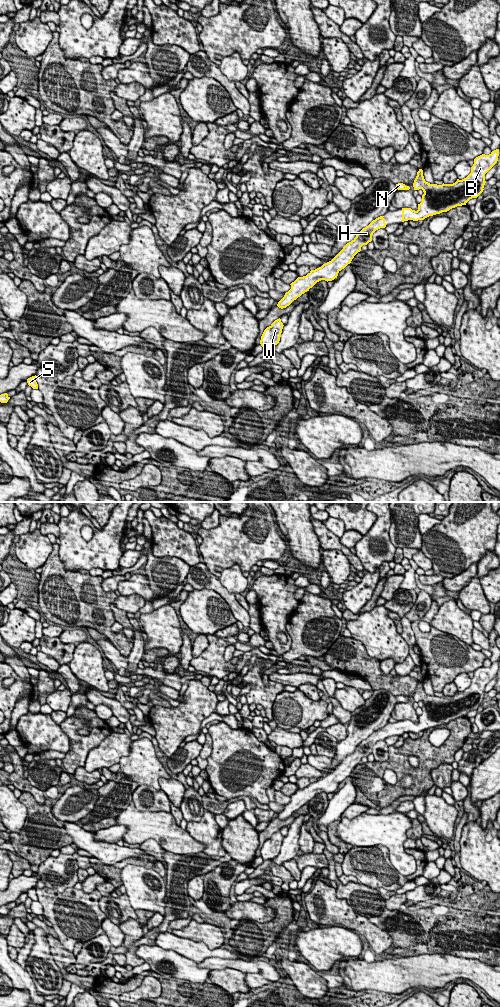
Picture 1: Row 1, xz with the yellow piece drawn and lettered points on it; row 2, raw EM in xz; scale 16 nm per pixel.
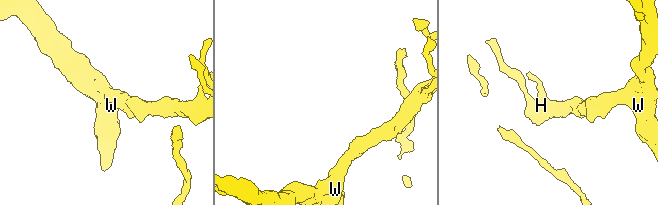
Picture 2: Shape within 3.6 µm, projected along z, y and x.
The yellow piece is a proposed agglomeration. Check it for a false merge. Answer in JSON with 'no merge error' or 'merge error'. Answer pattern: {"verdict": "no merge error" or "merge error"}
{"verdict": "no merge error"}

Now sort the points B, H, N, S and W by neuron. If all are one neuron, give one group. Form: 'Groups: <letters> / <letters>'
Groups: B H N S W

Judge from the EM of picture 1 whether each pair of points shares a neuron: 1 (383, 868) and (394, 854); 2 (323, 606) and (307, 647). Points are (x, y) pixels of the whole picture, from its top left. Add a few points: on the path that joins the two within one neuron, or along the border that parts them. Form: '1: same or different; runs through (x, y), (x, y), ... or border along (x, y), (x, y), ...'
1: different; border along (369, 847), (383, 845), (393, 867), (407, 875)
2: same; runs through (314, 616), (309, 621), (309, 637)

